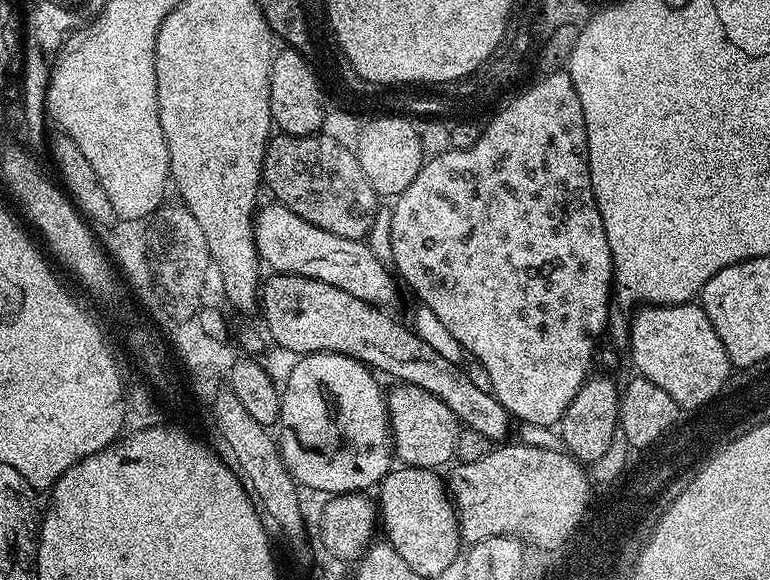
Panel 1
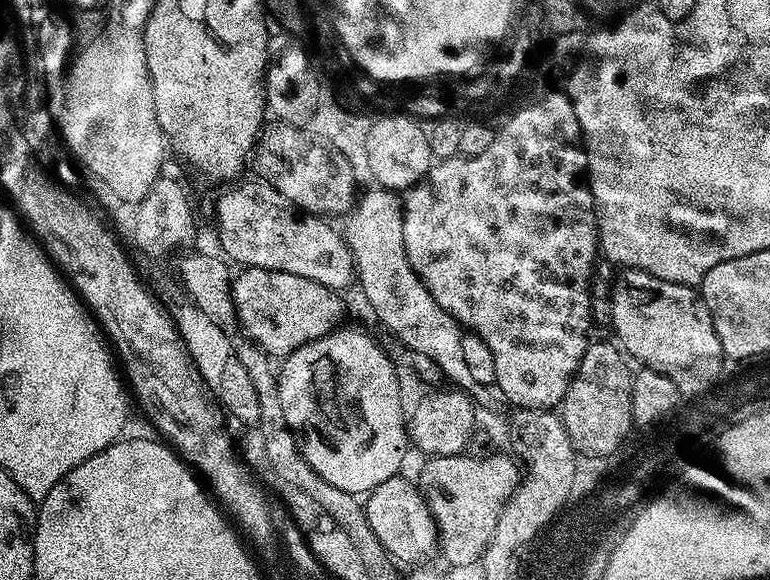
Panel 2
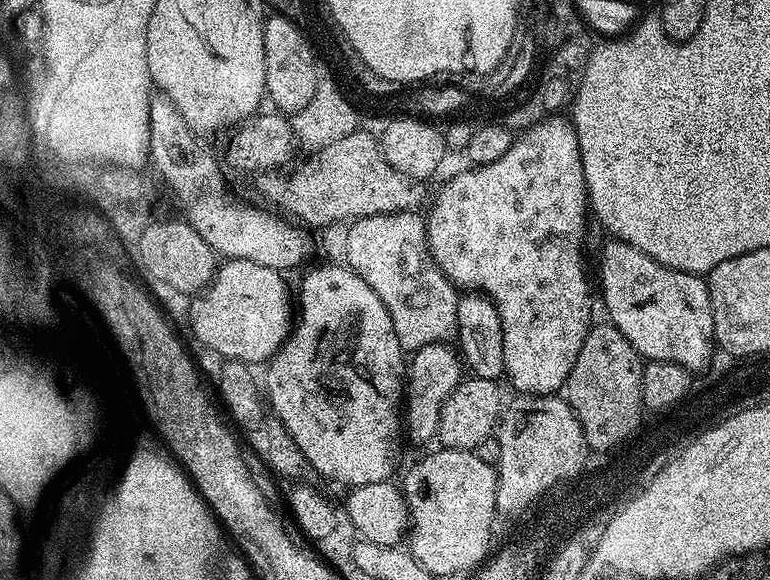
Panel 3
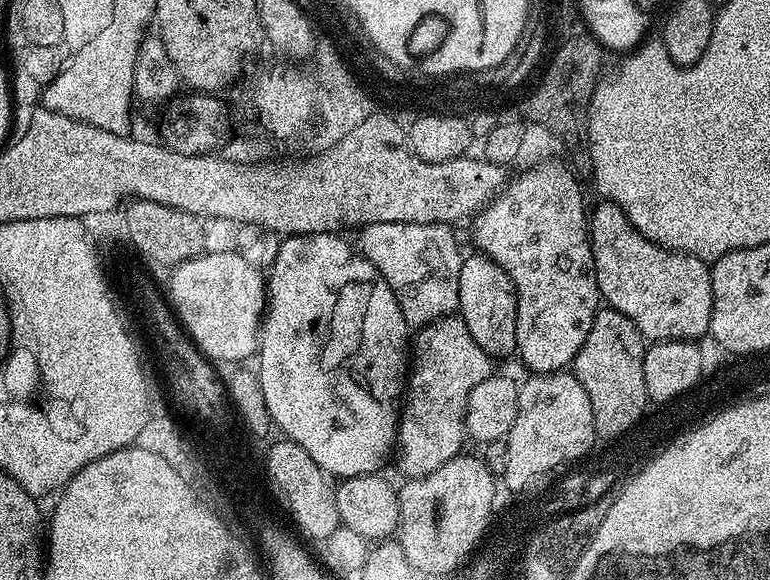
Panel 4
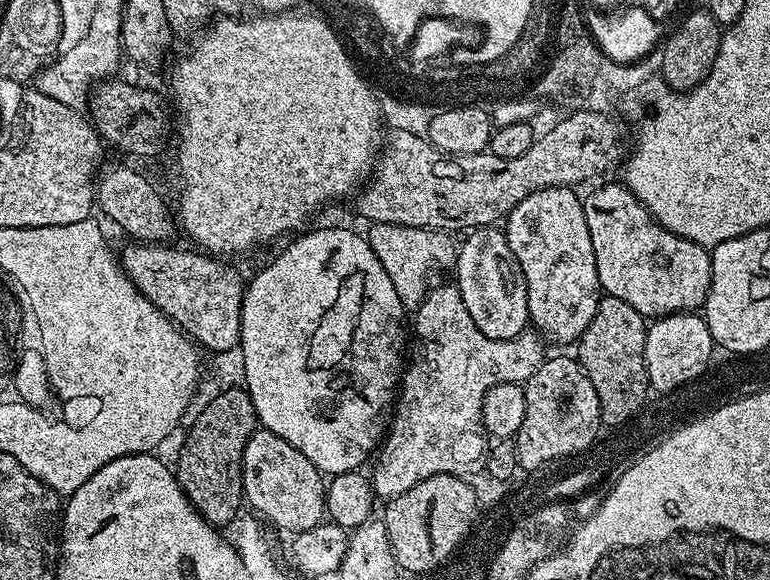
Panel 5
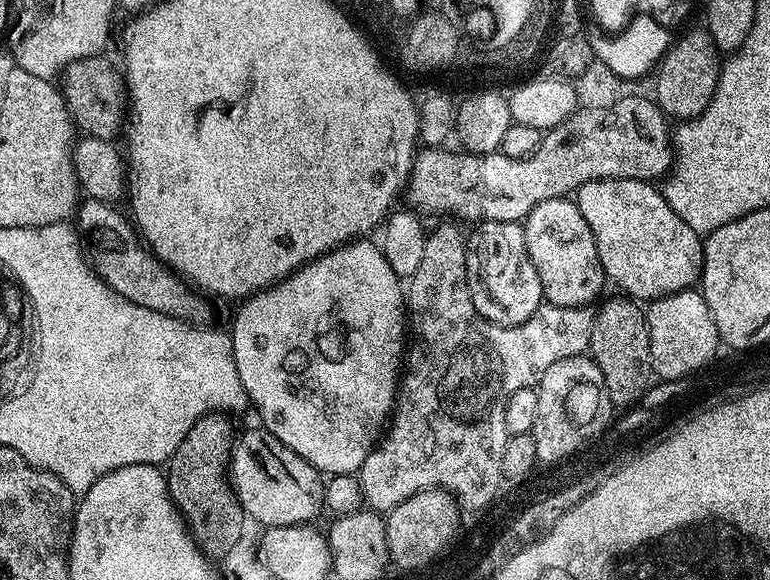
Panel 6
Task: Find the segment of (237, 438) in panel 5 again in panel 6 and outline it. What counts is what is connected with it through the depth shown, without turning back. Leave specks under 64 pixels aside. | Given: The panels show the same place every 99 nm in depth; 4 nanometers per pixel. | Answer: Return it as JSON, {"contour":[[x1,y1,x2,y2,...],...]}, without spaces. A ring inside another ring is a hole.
{"contour":[[223,411,208,412,202,418,198,418,198,422,190,426,190,434,182,438,178,450,174,450,174,454,166,461,168,489,172,500,181,514,187,513,189,519,192,519,196,534,209,552,224,552,225,548,233,548,232,541,236,540,237,532,240,531,240,515,245,513,230,479,234,434,232,436,232,424,227,418,229,419]]}

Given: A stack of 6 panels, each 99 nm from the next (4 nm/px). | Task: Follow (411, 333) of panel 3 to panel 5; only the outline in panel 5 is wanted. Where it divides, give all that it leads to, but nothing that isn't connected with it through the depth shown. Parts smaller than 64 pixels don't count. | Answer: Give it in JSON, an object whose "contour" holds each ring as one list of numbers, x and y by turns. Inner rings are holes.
{"contour":[[392,223,372,224,366,235,371,249,386,264,391,278,394,278,398,292,406,304,418,302,422,296,428,270,436,265,451,265,455,261,456,244,446,232,420,227,402,227]]}

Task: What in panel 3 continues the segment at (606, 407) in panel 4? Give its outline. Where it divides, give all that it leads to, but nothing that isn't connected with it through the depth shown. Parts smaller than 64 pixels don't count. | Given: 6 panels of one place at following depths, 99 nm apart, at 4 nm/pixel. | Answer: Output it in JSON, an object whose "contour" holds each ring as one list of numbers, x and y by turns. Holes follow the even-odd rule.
{"contour":[[596,322,589,327,586,338,582,342,582,350,578,350,578,358,563,386,563,391,571,394,572,404,584,420,588,438,592,444,599,445,600,448,604,448,605,445,614,446,615,443,624,441,625,432,635,424,639,400,639,368,636,365,634,346,630,346,630,342,626,342,624,335,610,322,603,323]]}

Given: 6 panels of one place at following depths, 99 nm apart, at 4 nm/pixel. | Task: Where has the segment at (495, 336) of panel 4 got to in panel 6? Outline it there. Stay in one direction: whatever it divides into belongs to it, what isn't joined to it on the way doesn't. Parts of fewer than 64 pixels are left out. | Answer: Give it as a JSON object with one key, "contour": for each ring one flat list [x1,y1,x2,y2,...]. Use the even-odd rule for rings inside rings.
{"contour":[[486,220,475,225,476,228,466,240,466,274,468,275,468,289,470,298,474,302,474,310,482,314,495,324,502,326,518,326,526,322,538,310,540,305,545,303,542,282,538,278,538,270,534,270,534,262,530,262,530,254,526,250,526,238,523,227,517,221,507,220,498,222,497,220]]}

